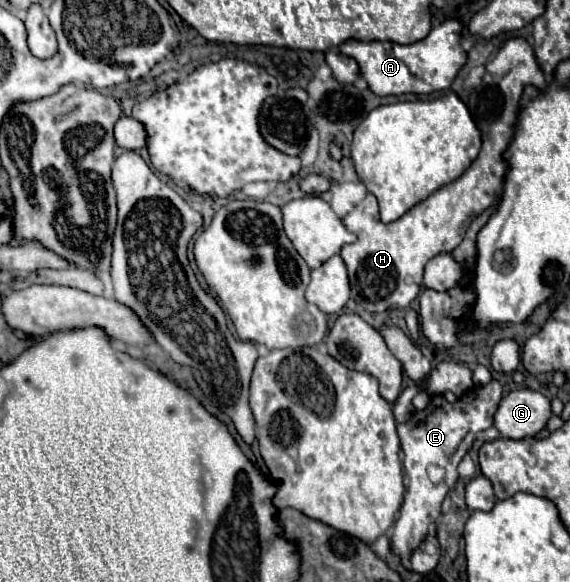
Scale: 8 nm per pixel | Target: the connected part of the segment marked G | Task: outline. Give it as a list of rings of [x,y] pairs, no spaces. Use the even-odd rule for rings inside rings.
[[[518,388],[502,398],[494,414],[494,426],[504,438],[518,440],[538,434],[550,416],[550,400],[542,392]]]

